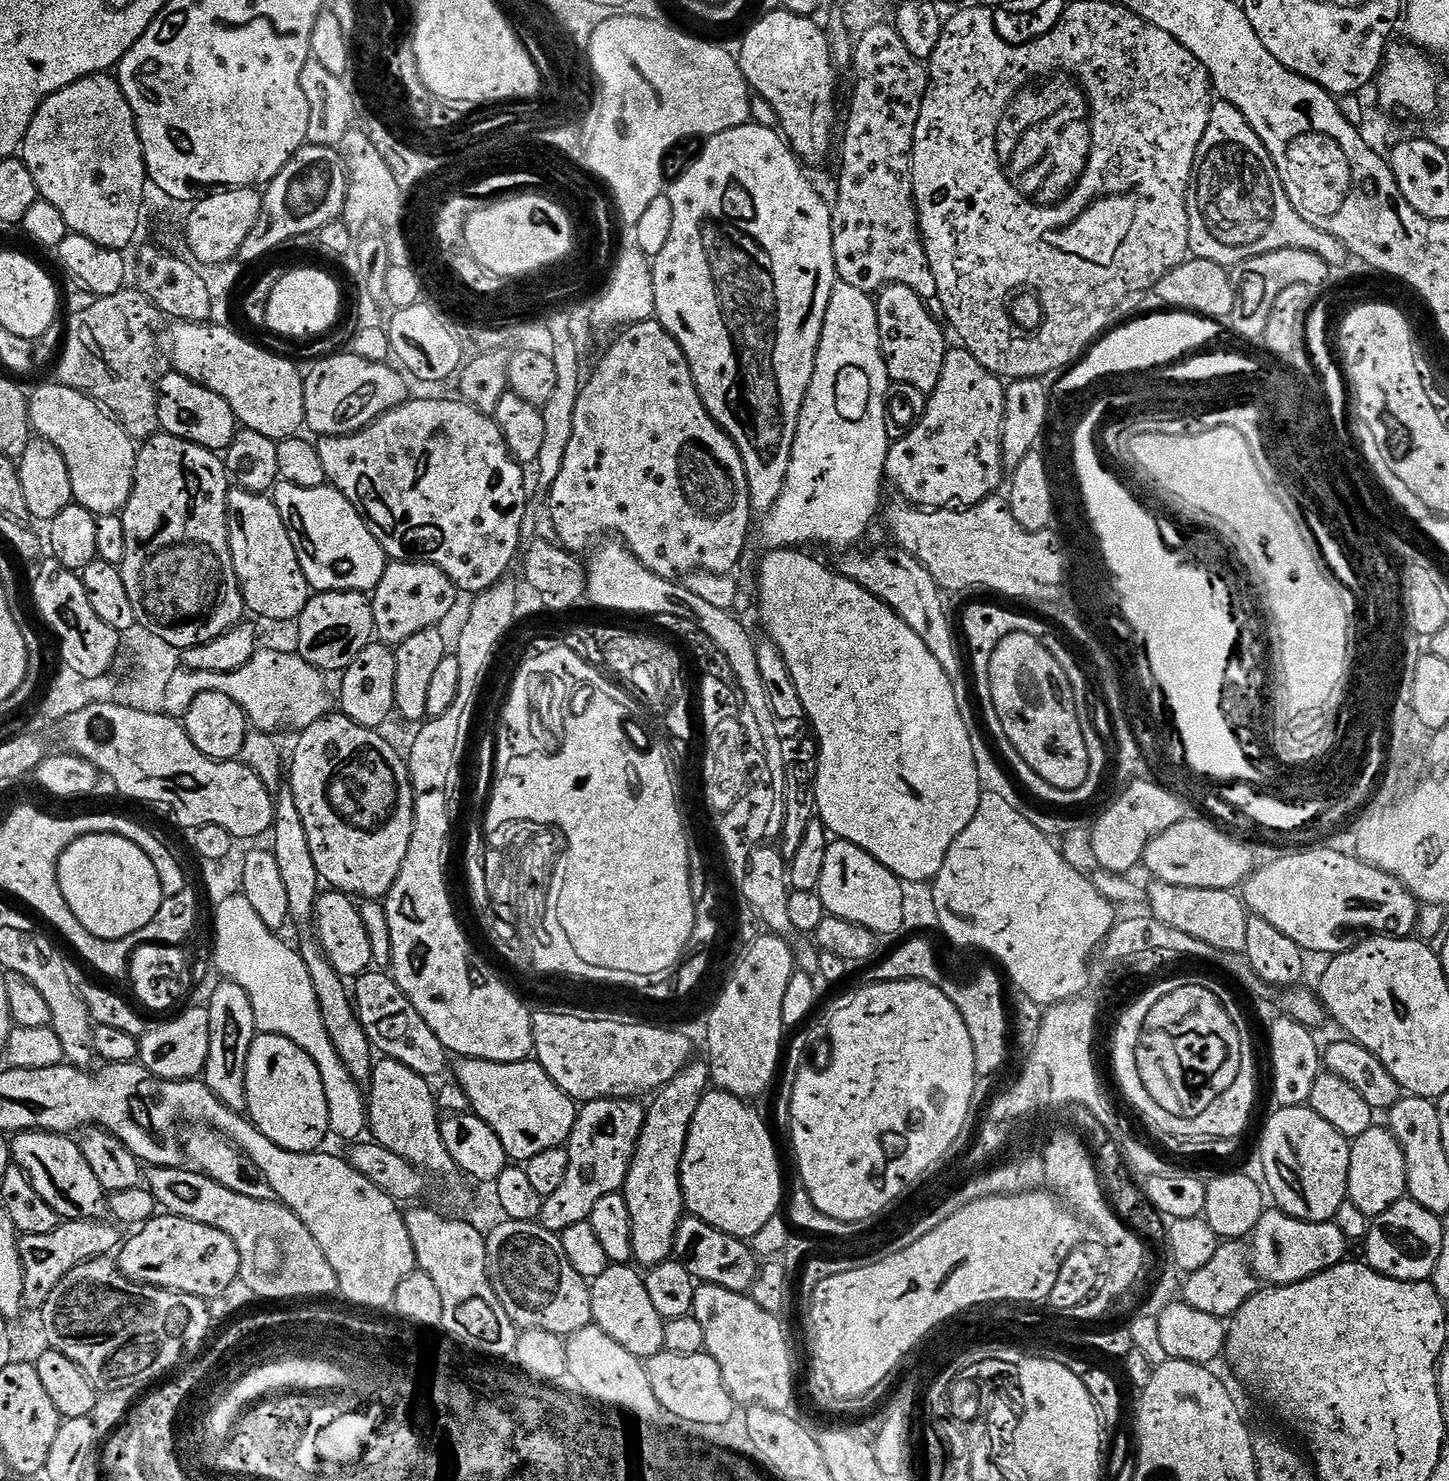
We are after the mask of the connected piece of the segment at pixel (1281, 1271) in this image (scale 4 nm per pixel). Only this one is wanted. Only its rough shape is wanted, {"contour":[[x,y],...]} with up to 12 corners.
{"contour":[[1266,1210],[1250,1237],[1265,1285],[1297,1284],[1349,1259],[1334,1222]]}

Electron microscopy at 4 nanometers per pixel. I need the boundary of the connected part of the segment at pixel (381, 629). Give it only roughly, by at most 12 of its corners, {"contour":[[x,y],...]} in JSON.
{"contour":[[389,563],[370,596],[379,643],[443,625],[456,585],[433,564]]}

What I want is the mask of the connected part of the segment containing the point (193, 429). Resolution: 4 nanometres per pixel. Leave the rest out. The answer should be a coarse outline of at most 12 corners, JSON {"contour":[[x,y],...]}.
{"contour":[[159,377],[160,426],[217,454],[238,431],[226,398]]}

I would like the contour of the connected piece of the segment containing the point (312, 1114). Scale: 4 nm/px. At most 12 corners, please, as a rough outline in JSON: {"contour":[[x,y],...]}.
{"contour":[[257,1034],[246,1114],[282,1150],[329,1139],[318,1066],[290,1038]]}

